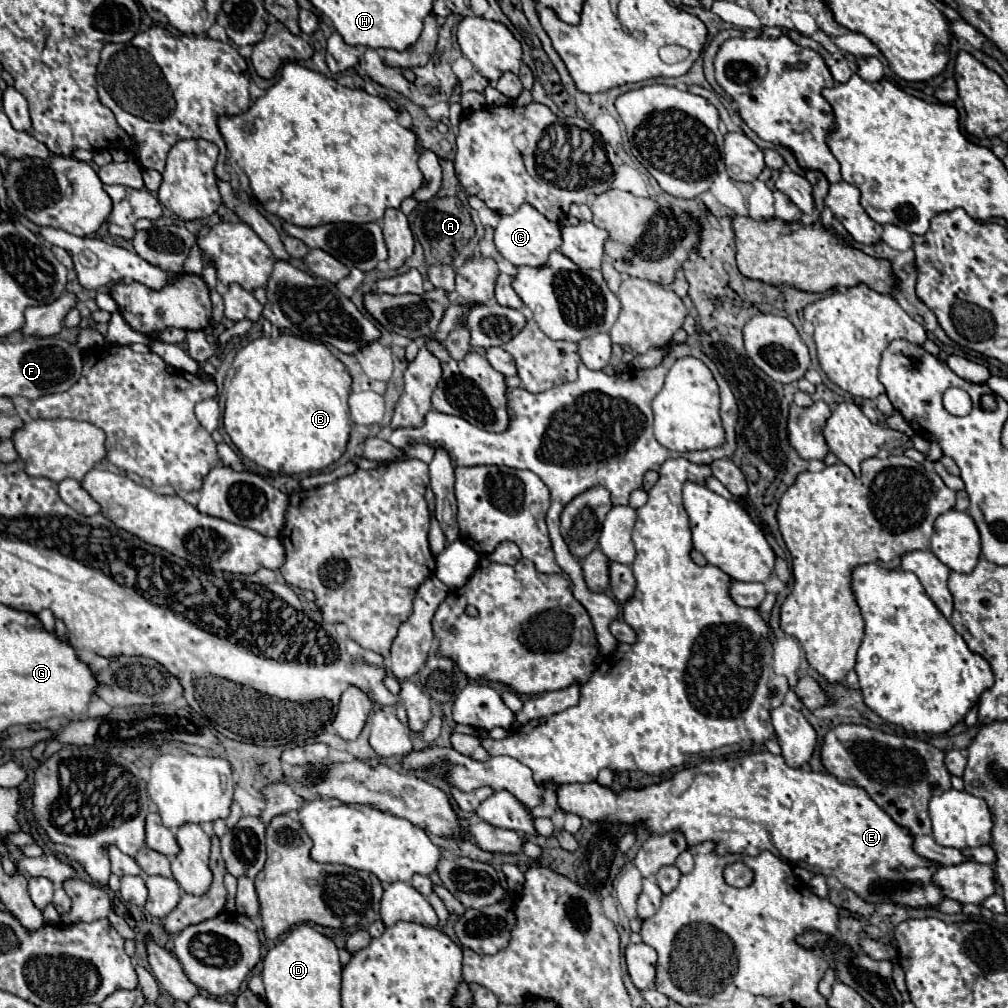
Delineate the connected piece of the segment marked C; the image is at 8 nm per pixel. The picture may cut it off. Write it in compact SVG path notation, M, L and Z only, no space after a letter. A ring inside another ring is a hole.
M521 205L513 215L501 217L499 225L495 227L495 247L501 253L503 259L513 263L515 267L527 265L527 267L541 267L545 265L545 259L551 251L559 249L561 245L561 231L557 223L545 219L535 207Z

